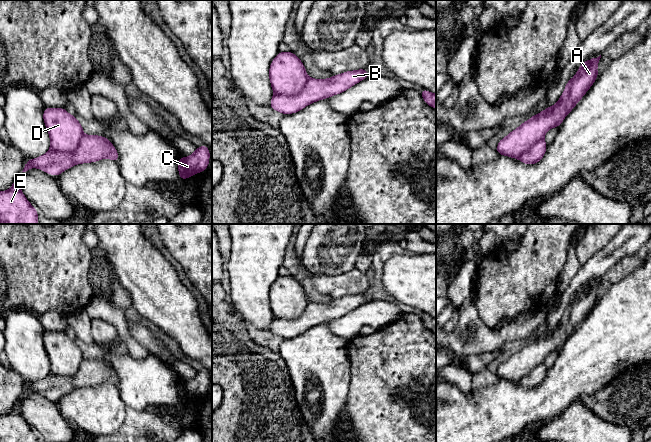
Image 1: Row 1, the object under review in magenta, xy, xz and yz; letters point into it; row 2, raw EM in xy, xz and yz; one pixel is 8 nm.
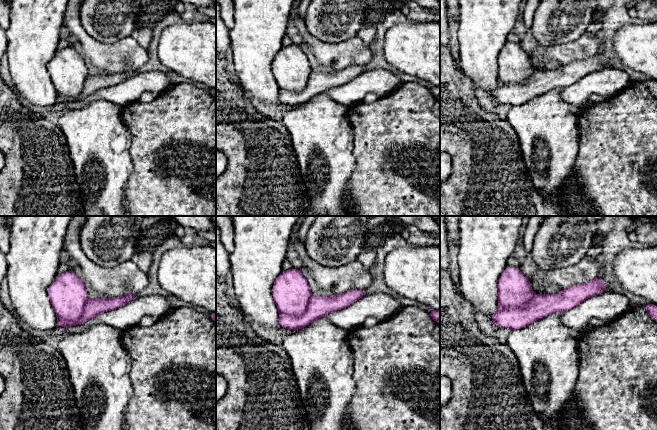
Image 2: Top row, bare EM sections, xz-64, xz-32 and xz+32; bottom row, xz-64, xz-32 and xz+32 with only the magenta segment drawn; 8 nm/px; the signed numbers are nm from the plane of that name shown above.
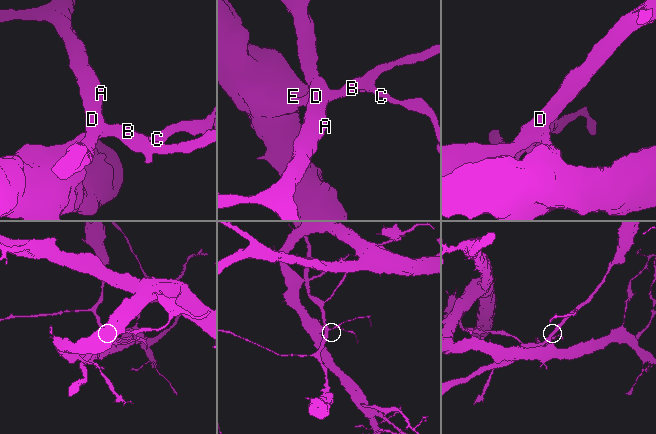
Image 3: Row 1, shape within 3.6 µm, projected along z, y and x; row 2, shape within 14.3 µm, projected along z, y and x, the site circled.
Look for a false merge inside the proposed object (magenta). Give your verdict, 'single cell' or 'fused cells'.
fused cells

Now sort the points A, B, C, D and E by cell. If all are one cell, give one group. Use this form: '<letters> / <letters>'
A D / B C E

